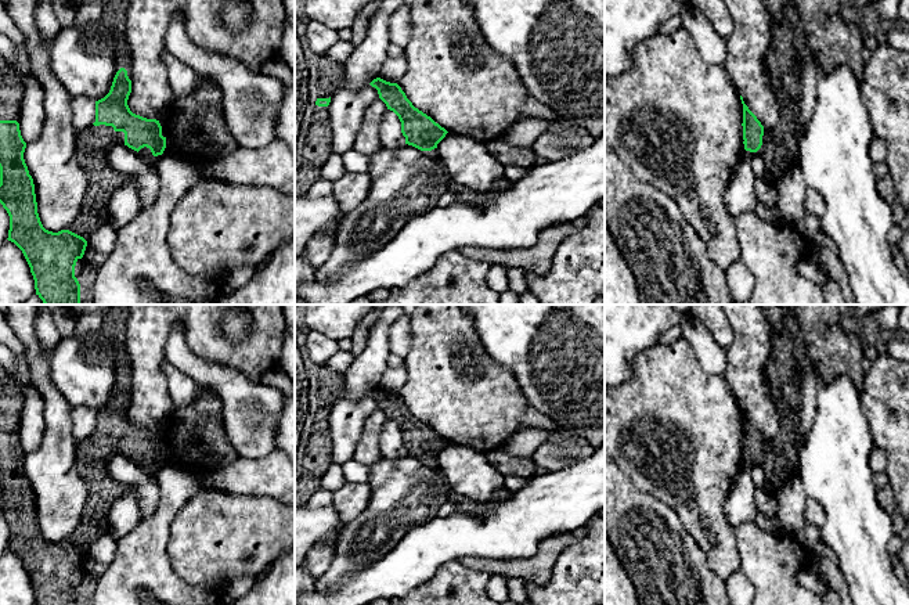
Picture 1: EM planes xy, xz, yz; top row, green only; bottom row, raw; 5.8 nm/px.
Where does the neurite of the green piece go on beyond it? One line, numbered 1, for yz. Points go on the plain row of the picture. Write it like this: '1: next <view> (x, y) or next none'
1: next none

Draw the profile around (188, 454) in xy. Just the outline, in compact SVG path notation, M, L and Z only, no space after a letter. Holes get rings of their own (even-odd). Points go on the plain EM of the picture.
M188 437L183 442L180 447L170 450L170 461L177 462L190 469L196 469L201 472L208 472L199 465L201 458L210 458L210 450L198 437Z

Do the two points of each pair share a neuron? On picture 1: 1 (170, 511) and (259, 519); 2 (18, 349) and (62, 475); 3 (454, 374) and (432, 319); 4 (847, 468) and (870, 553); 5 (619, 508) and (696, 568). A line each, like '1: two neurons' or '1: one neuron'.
1: two neurons
2: two neurons
3: one neuron
4: one neuron
5: one neuron

